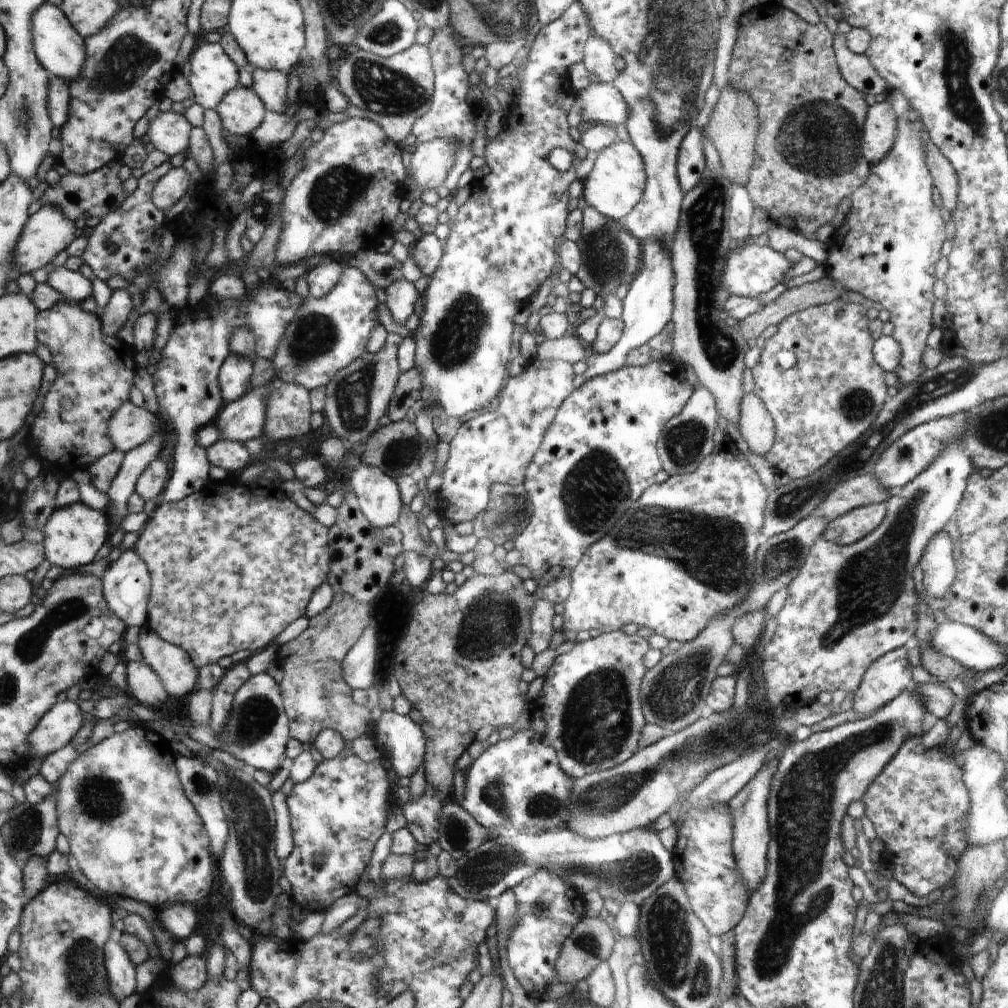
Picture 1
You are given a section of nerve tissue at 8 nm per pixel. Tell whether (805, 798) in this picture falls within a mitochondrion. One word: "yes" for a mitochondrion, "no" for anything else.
yes

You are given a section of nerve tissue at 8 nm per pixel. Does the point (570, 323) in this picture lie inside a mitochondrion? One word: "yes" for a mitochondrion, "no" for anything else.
no

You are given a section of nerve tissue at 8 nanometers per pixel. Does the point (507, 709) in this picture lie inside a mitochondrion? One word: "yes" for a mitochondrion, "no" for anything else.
no

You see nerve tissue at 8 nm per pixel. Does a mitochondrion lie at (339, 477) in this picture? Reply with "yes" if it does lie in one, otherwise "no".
no

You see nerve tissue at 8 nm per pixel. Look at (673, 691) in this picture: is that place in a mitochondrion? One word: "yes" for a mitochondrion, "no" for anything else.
yes

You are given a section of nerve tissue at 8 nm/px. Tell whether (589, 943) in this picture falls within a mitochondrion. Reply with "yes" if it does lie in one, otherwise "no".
yes

